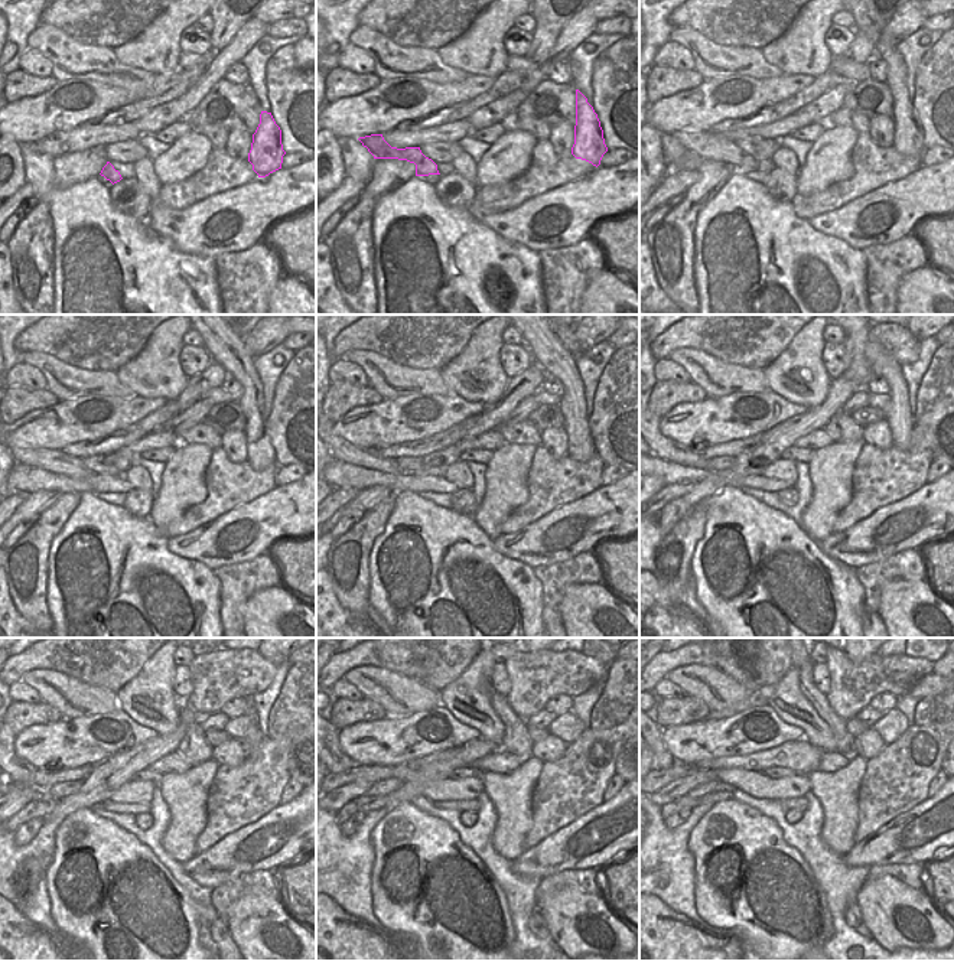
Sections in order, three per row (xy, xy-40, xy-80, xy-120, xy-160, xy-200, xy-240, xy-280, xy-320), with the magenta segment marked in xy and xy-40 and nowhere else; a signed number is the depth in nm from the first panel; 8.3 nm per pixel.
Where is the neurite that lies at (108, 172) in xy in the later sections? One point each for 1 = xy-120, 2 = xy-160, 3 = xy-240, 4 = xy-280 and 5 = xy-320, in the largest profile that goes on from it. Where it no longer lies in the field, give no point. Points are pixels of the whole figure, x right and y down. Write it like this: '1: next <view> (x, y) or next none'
1: next xy-120 (52, 461)
2: next xy-160 (367, 458)
3: next xy-240 (22, 772)
4: next xy-280 (345, 764)
5: next xy-320 (668, 761)

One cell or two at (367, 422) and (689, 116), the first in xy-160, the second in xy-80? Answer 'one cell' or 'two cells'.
one cell

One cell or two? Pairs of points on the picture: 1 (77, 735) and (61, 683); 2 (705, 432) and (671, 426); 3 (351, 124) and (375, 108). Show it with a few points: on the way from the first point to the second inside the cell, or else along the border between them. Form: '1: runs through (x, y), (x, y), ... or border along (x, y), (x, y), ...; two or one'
1: border along (104, 713), (62, 719); two
2: runs through (696, 426), (680, 426); one
3: runs through (357, 119), (370, 113); one

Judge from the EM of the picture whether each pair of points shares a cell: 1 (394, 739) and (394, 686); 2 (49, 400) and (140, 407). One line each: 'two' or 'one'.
1: two
2: two

